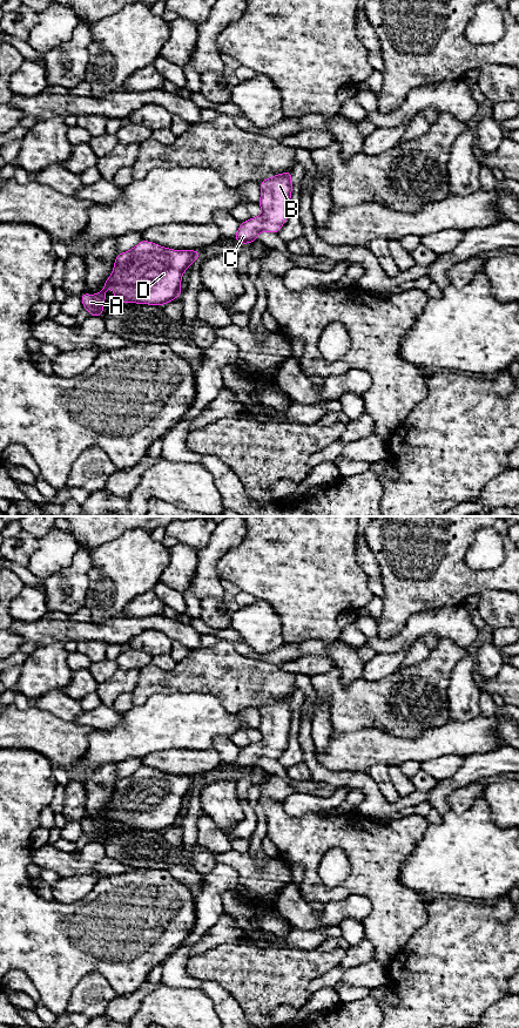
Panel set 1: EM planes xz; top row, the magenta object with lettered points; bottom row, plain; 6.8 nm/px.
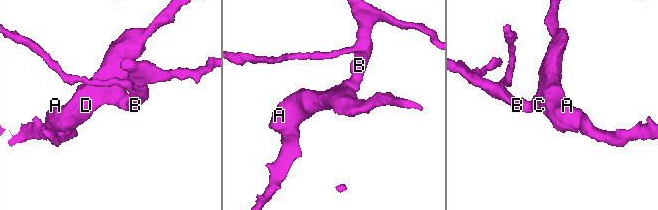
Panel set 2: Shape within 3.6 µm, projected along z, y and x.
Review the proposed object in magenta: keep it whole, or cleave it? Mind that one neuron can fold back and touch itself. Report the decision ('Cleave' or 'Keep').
Keep

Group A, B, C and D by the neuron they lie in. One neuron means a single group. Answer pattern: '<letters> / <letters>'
A B C D

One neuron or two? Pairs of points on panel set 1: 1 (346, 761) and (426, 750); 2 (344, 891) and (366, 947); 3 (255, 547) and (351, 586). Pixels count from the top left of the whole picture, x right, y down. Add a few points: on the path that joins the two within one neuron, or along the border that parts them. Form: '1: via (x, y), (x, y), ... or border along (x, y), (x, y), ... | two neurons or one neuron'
1: via (366, 752), (406, 750) | one neuron
2: border along (364, 938), (372, 945), (375, 958) | two neurons
3: via (278, 558), (296, 558), (316, 577), (328, 581) | one neuron

